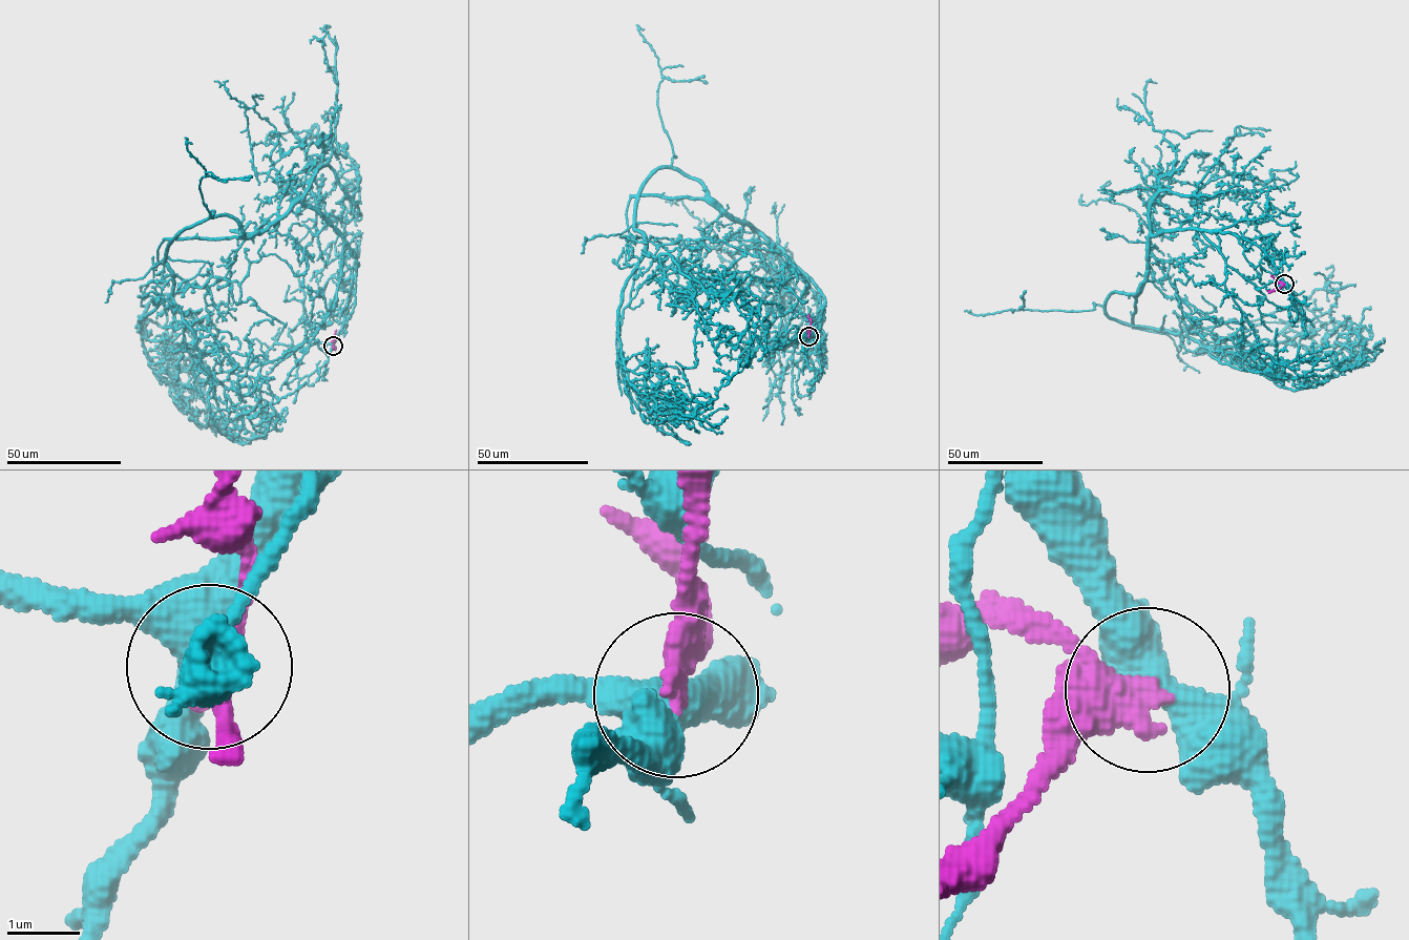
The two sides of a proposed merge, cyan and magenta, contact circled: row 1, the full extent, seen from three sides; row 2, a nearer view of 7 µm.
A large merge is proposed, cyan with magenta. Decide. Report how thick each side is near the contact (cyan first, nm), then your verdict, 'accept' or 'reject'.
400/440 nm | reject

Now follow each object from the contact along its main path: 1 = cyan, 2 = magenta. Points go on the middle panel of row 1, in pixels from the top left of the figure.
1: (808, 336), (778, 341), (806, 282), (765, 244), (646, 238), (618, 308), (629, 384), (692, 416), (751, 355)
2: (808, 336), (808, 314)

